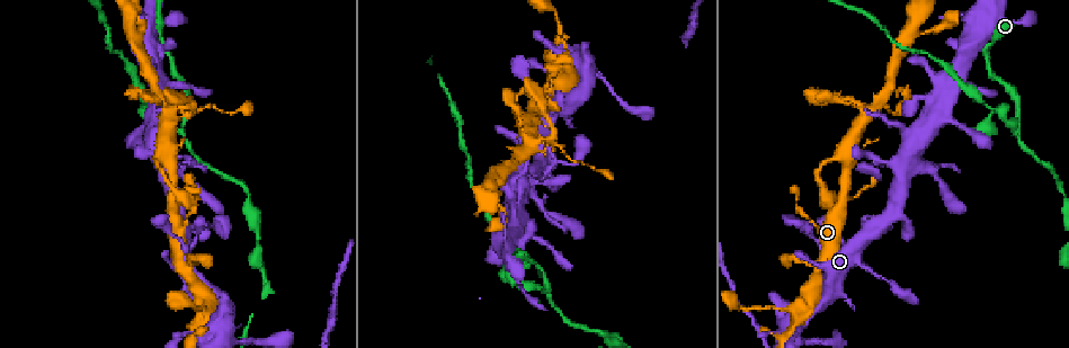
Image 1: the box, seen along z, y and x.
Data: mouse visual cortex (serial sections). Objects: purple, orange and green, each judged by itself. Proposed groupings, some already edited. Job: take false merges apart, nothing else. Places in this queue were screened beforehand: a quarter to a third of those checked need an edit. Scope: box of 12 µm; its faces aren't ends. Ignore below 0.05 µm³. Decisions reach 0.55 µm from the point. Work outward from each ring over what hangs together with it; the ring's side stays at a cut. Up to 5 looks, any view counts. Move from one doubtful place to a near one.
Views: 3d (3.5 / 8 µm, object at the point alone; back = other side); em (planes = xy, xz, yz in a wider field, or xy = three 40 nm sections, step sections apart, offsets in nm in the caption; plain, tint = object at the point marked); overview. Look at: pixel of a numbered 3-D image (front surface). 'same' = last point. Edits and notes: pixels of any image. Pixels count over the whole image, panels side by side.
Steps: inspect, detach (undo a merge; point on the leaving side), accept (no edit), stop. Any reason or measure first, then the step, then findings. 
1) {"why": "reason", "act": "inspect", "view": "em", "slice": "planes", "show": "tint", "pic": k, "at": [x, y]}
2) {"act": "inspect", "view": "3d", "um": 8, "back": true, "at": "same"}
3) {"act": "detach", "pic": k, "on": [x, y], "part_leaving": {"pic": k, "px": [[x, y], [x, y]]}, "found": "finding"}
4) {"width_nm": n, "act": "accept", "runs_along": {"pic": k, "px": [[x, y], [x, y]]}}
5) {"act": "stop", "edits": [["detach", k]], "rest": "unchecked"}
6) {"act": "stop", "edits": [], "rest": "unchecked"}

{"why": "small branch off a trunk", "act": "inspect", "view": "3d", "um": 3.5, "pic": 1, "at": [184, 271]}

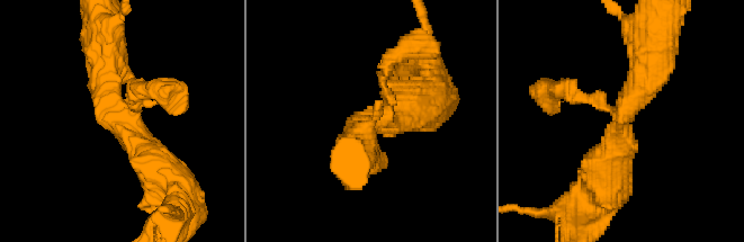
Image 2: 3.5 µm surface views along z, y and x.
{"act": "inspect", "view": "em", "slice": "xy", "step": 3, "show": "tint", "pic": 2, "at": [623, 118]}

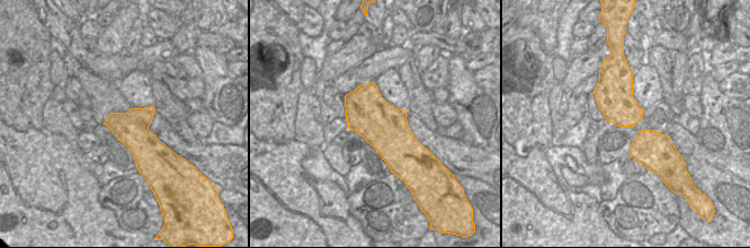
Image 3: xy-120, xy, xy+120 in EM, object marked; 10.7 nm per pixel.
{"arm_widths_nm": [150, 450, 500], "act": "accept", "runs_along": {"pic": 2, "px": [[107, 55], [102, 97], [166, 176]]}, "found": "all the same cell"}

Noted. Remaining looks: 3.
{"why": "thick turns thin", "act": "inspect", "view": "3d", "um": 3.5, "pic": 1, "at": [168, 110]}

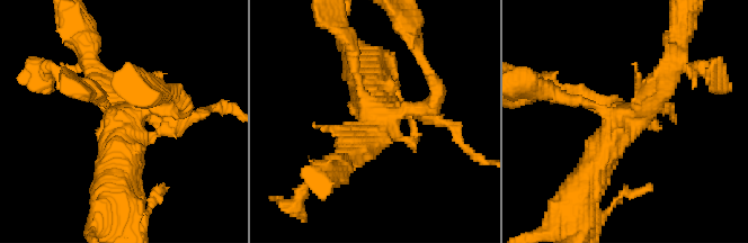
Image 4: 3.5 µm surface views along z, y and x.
{"why": "now the EM", "act": "inspect", "view": "em", "slice": "xy", "step": 5, "show": "plain", "pic": 4, "at": [631, 119]}

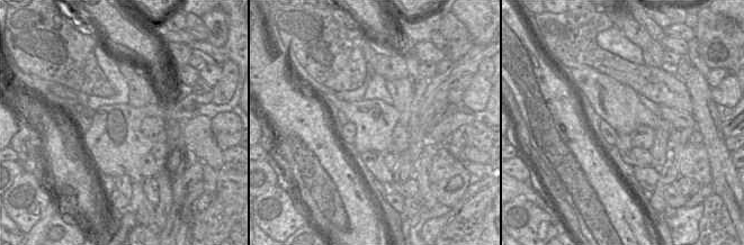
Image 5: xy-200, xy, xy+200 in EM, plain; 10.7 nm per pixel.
{"why": "with the object marked", "act": "inspect", "view": "em", "slice": "xy", "step": 5, "show": "tint", "at": "same"}

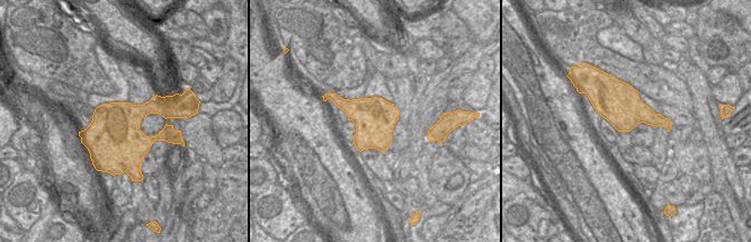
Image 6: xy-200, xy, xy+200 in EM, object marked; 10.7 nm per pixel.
{"act": "detach", "pic": 4, "on": [187, 107], "part_leaving": {"pic": 4, "px": [[413, 111], [438, 86], [410, 34]]}, "found": "a second cell is stuck on"}

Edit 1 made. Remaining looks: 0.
{"act": "stop", "edits": [["detach", 4]], "rest": "unchecked"}

